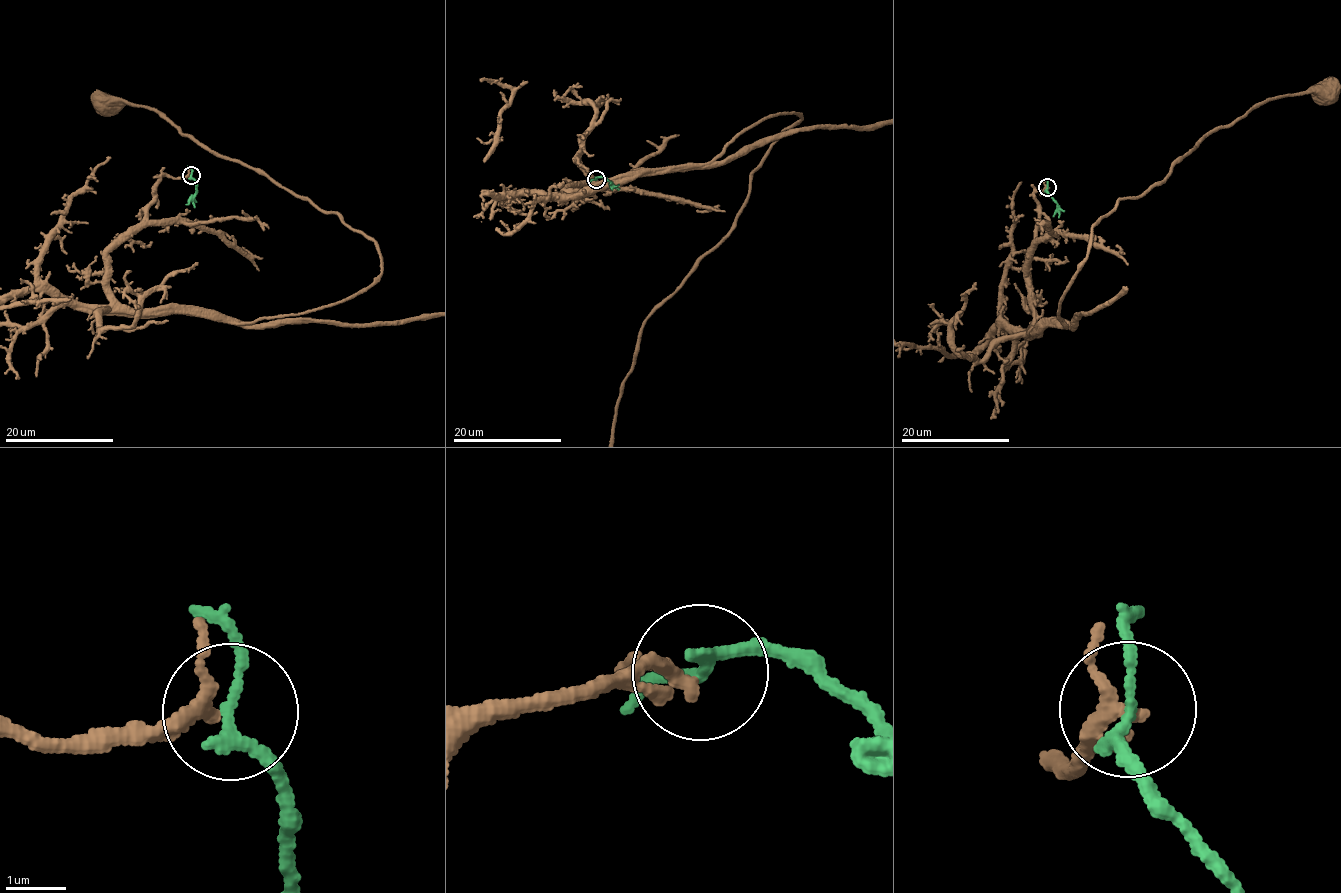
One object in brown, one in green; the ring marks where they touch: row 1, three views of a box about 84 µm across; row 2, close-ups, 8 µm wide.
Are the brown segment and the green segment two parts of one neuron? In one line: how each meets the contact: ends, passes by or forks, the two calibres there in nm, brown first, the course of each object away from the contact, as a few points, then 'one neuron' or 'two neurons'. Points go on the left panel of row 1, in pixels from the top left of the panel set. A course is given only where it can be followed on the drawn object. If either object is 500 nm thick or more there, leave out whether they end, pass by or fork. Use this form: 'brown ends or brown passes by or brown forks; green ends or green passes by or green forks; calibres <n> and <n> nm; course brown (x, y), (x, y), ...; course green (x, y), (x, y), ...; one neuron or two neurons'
brown passes by; green passes by; calibres 200 and 190 nm; course brown (190, 176), (107, 253), (123, 305), (255, 322), (379, 276), (337, 213), (107, 107); course green (191, 176), (195, 182), (194, 193), (185, 205); two neurons

